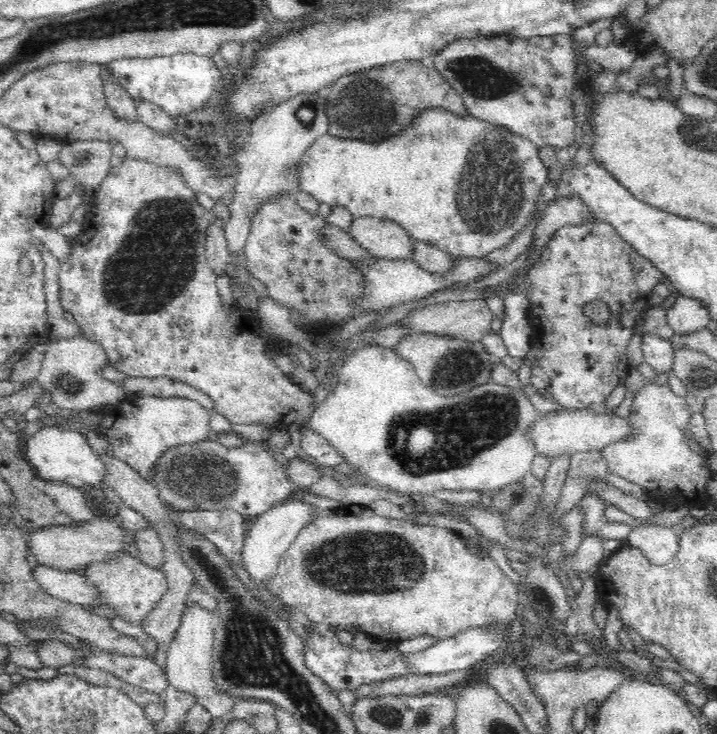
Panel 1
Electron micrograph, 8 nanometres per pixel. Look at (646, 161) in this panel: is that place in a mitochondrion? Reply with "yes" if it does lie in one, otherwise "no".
no

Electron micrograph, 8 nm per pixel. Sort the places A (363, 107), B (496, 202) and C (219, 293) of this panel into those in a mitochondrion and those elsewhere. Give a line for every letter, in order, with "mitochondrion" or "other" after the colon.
A: mitochondrion
B: mitochondrion
C: other

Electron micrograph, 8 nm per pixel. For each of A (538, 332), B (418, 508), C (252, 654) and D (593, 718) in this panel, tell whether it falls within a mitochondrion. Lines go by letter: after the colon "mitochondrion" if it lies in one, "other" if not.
A: other
B: other
C: mitochondrion
D: other

